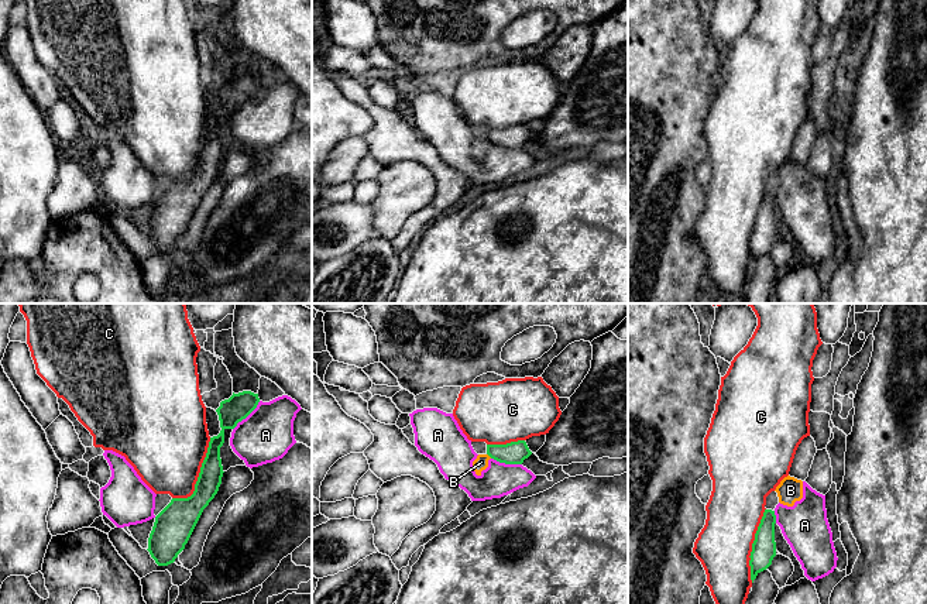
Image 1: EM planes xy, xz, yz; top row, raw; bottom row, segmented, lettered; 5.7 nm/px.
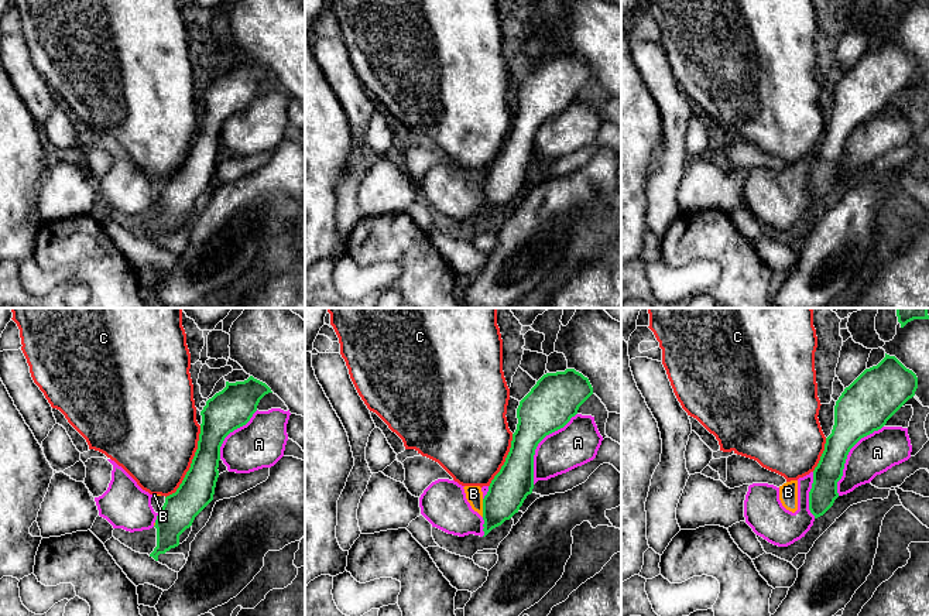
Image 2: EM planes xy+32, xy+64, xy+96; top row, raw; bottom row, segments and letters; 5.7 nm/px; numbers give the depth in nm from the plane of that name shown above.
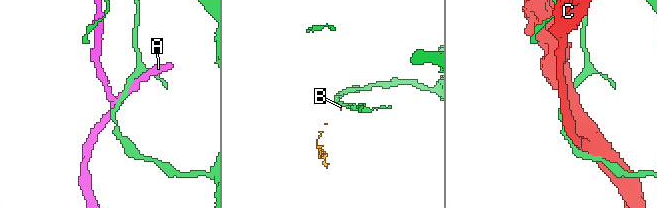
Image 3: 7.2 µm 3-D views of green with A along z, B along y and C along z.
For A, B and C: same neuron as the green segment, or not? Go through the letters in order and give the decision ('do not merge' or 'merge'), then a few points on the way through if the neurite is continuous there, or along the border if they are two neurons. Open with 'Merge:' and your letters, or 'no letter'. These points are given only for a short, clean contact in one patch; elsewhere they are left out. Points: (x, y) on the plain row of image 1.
Merge: no letter
A: do not merge
B: do not merge
C: do not merge

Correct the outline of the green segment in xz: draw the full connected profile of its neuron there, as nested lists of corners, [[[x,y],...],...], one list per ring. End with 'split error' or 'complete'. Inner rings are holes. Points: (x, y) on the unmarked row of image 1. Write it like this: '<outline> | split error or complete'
[[[518,124],[507,128],[487,128],[487,138],[499,147],[522,148],[532,135],[525,124]]] | complete

